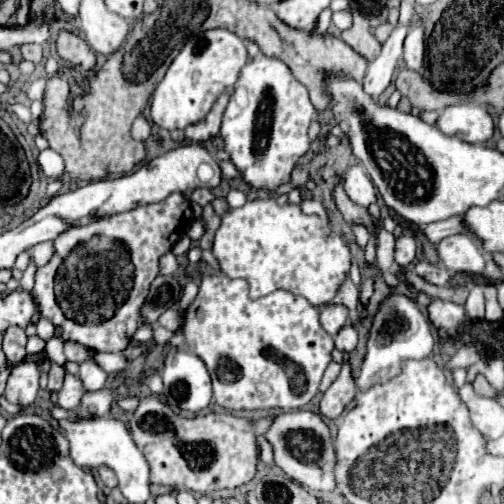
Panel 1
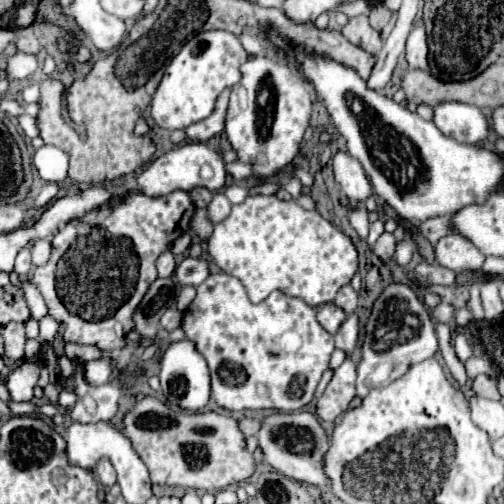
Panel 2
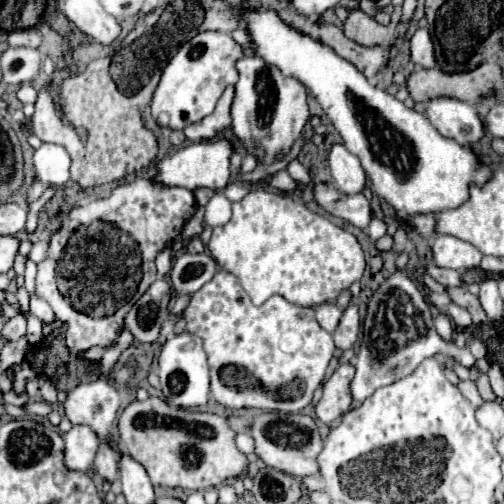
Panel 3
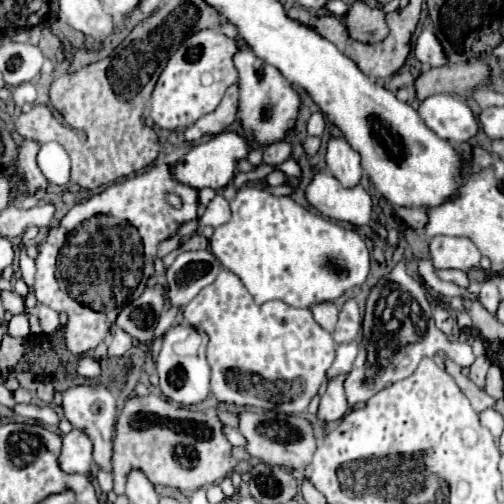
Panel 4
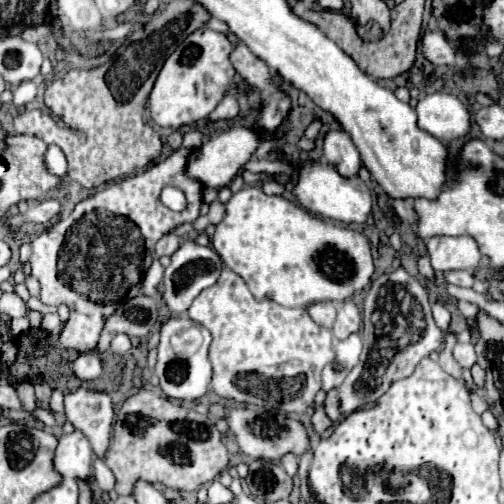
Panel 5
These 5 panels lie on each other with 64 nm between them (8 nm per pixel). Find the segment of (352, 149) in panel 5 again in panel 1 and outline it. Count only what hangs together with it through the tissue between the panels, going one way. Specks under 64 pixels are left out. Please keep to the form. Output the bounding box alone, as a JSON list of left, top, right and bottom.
[342,162,376,206]

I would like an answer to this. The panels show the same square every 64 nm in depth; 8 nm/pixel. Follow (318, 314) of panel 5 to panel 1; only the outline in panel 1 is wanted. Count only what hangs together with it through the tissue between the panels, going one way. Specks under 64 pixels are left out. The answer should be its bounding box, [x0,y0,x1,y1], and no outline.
[320,304,348,334]

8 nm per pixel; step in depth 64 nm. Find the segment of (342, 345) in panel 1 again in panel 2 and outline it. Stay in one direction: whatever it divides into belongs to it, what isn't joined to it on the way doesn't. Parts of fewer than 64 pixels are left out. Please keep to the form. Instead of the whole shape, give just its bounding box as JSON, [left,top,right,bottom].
[334,312,358,354]

